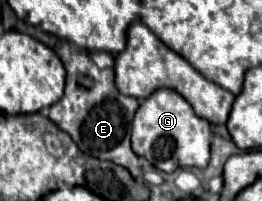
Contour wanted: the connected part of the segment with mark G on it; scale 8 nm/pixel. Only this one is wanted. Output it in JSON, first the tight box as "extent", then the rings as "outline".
{"extent":[132,89,210,173],"outline":[[[156,89],[146,97],[132,121],[132,149],[156,169],[170,173],[178,167],[206,167],[210,159],[210,123],[198,117],[190,103],[174,89]]]}

